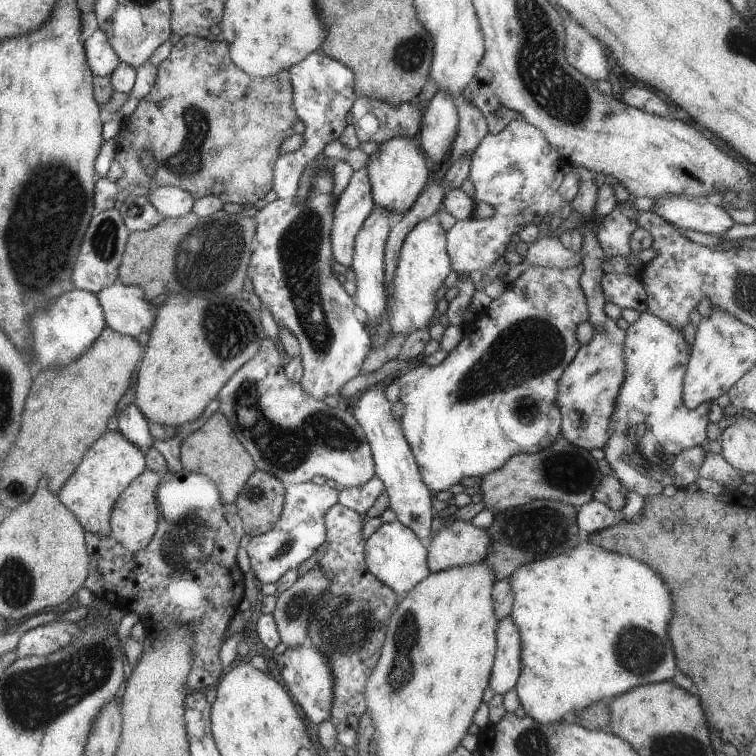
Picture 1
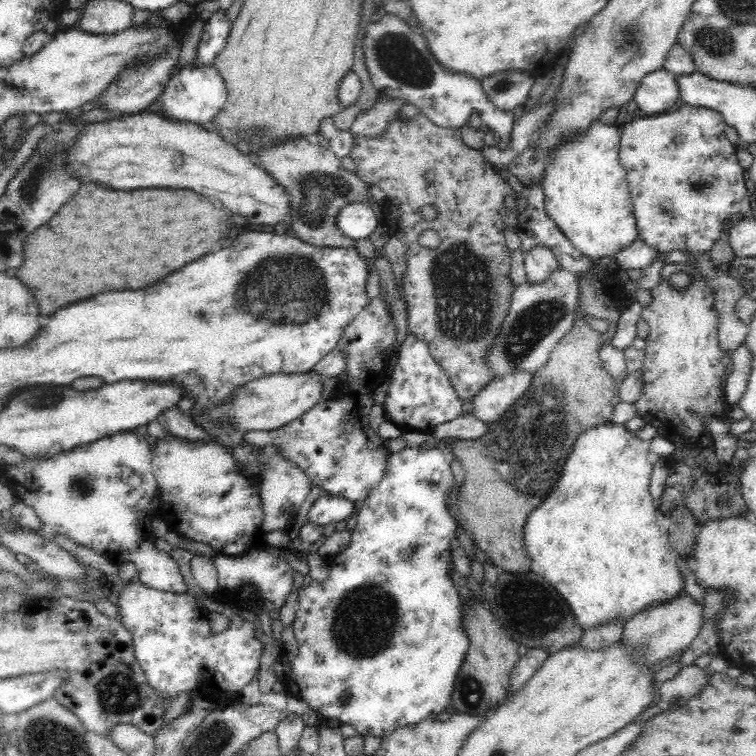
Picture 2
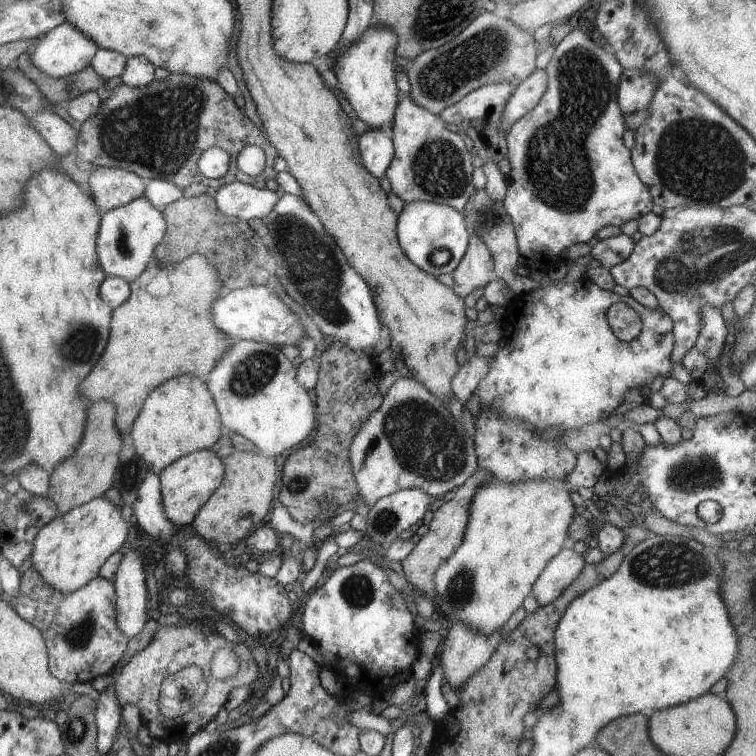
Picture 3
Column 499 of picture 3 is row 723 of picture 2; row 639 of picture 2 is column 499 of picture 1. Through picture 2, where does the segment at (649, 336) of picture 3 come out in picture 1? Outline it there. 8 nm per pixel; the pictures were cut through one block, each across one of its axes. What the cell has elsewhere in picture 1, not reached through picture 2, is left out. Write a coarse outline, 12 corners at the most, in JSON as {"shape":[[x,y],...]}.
{"shape":[[528,268],[435,366],[393,378],[432,494],[522,448],[510,388],[556,390],[590,318],[574,268]]}

